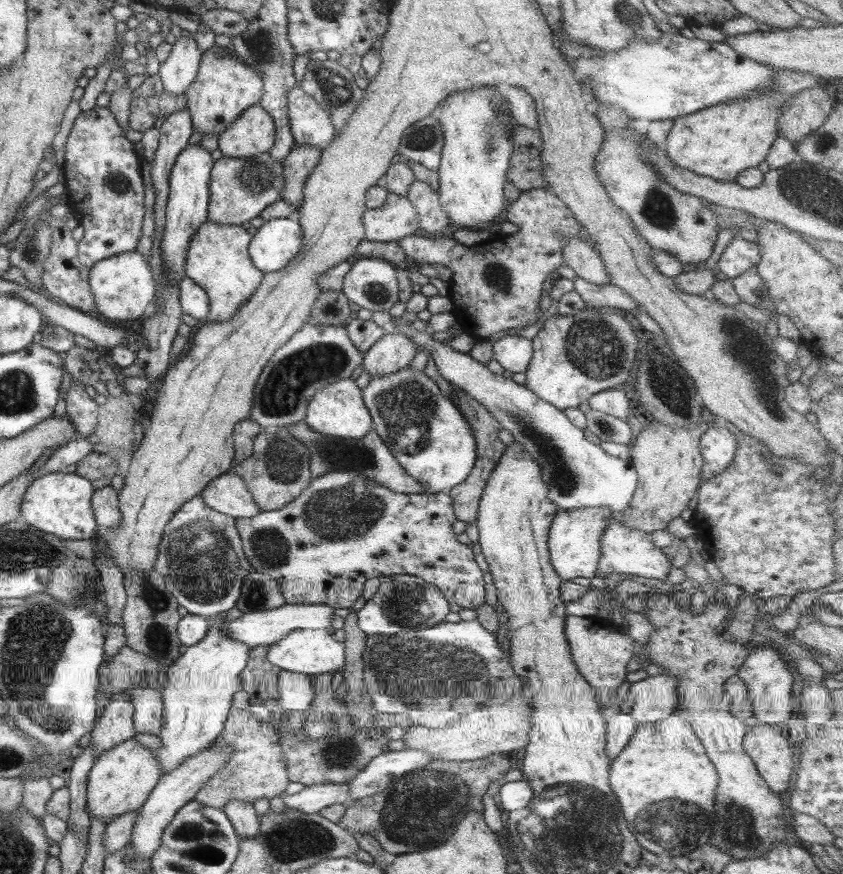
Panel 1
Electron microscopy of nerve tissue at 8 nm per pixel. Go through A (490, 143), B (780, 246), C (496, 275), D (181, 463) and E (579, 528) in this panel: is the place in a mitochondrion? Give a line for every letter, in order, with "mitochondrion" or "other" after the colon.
A: mitochondrion
B: other
C: mitochondrion
D: other
E: other

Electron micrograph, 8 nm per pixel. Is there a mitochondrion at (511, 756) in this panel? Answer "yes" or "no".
no

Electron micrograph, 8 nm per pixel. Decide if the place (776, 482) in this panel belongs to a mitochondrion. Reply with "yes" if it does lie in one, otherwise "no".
yes

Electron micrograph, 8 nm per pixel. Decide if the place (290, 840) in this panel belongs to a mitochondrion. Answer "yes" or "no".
yes

